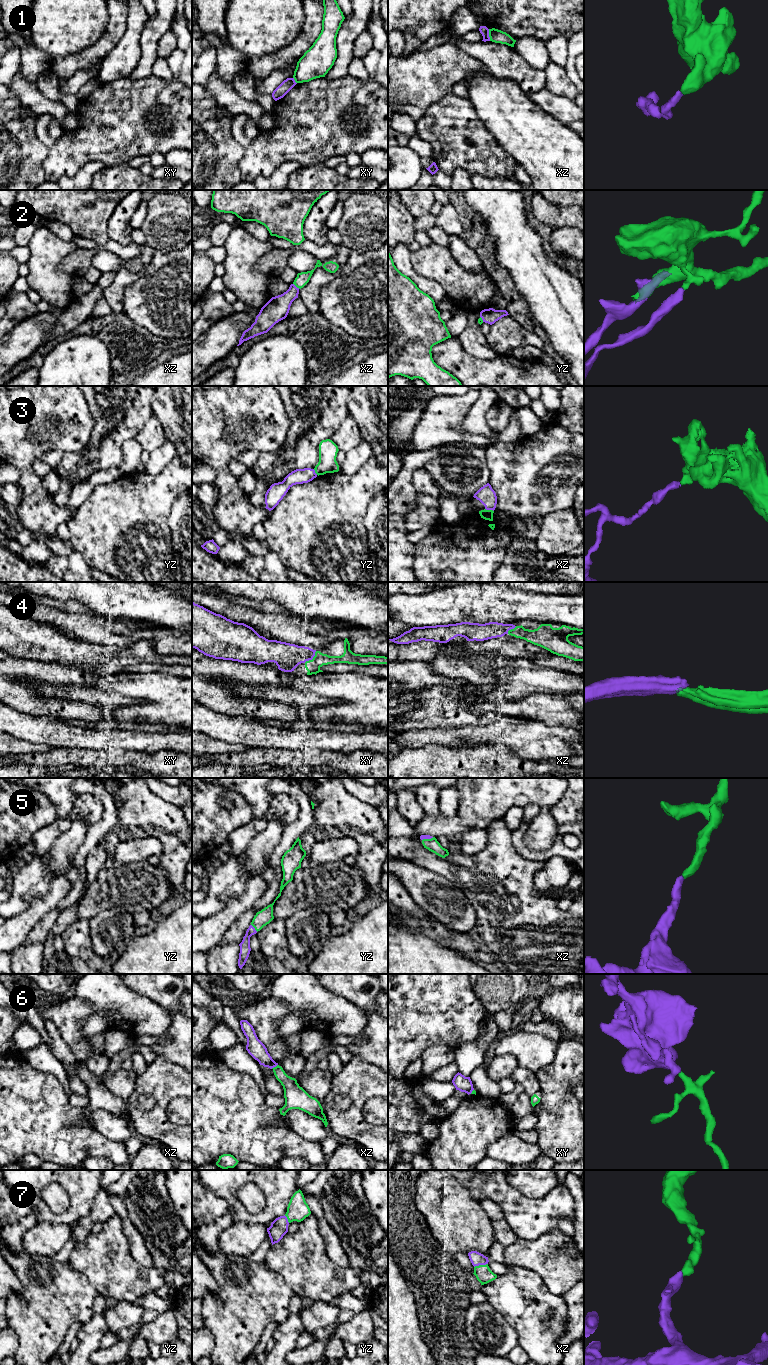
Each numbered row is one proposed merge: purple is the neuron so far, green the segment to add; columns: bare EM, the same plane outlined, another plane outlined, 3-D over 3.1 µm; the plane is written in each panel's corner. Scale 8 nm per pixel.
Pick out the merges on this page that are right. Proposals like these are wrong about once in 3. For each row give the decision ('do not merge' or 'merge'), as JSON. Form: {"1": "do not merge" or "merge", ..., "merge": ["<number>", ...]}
{"1": "do not merge", "2": "do not merge", "3": "do not merge", "4": "merge", "5": "merge", "6": "do not merge", "7": "merge", "merge": ["4", "5", "7"]}

